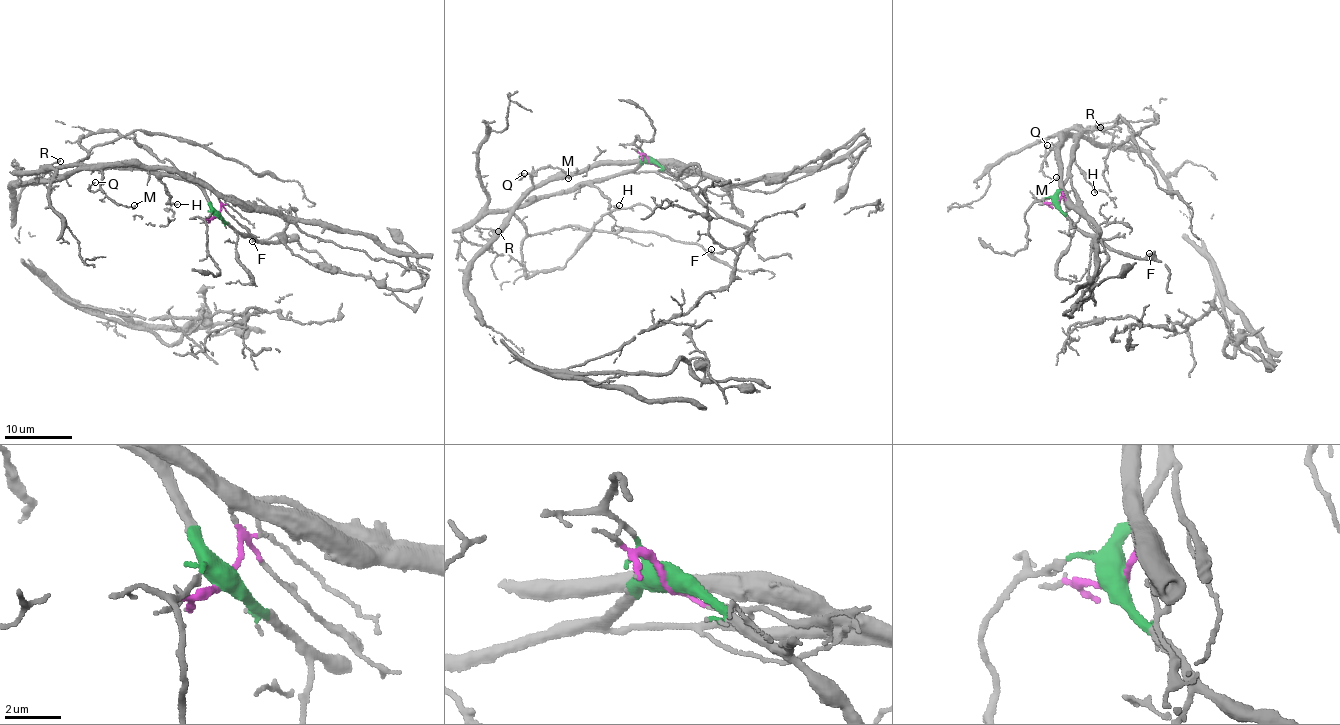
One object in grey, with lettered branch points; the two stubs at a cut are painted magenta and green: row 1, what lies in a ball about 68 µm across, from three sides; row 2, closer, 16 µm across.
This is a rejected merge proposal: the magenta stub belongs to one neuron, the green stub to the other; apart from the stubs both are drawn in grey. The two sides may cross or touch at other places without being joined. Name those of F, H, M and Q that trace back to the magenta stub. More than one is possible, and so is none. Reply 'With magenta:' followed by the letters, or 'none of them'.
With magenta: M, Q

